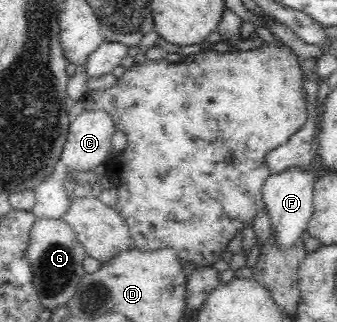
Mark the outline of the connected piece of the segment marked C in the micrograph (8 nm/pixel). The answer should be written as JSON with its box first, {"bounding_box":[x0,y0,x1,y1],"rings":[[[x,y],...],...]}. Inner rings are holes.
{"bounding_box":[60,111,116,172],"rings":[[[82,111],[70,123],[68,138],[60,155],[60,163],[68,172],[94,171],[111,157],[111,135],[116,131],[113,120],[104,111]]]}

